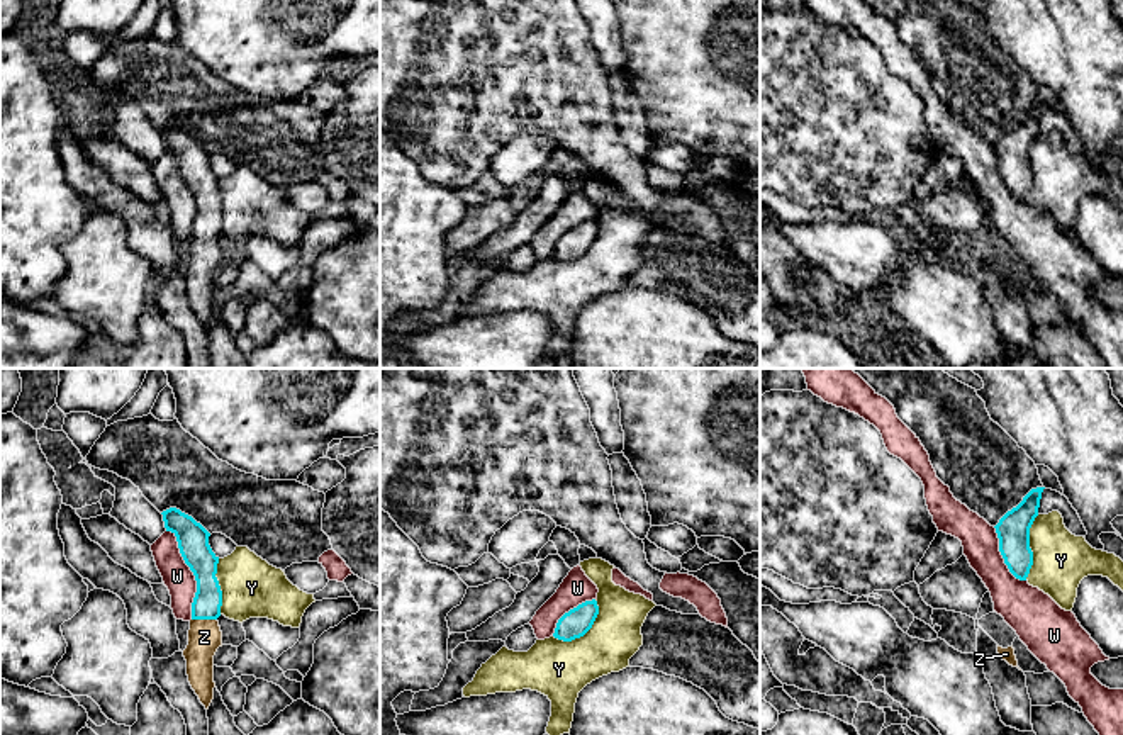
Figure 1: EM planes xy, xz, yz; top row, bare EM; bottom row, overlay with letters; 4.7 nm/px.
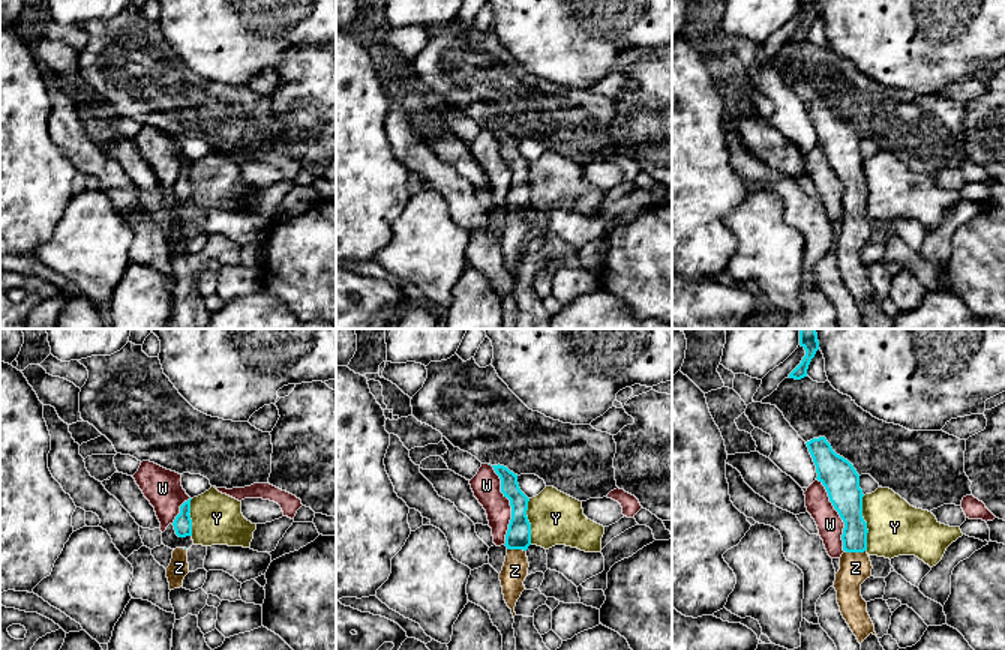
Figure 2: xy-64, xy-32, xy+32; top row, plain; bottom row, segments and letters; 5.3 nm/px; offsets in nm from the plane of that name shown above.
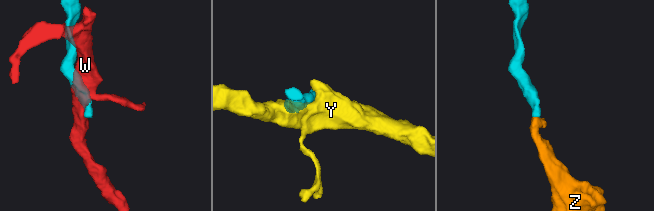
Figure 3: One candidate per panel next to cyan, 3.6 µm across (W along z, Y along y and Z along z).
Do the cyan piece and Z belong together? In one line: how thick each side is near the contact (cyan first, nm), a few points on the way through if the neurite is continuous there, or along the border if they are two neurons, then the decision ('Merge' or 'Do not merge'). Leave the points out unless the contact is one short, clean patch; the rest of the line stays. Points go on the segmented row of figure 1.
Thickness 140 nm (cyan) against 160 nm. Path across: xy (207, 601), (204, 618), (204, 637). Merge

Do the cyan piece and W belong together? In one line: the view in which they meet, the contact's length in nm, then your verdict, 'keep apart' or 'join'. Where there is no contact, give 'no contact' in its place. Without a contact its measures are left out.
xy | 440 nm | keep apart

